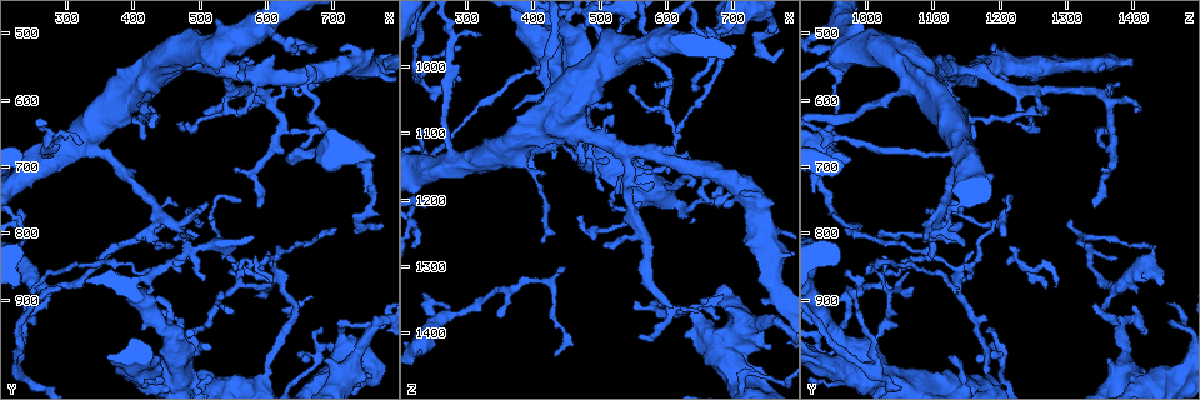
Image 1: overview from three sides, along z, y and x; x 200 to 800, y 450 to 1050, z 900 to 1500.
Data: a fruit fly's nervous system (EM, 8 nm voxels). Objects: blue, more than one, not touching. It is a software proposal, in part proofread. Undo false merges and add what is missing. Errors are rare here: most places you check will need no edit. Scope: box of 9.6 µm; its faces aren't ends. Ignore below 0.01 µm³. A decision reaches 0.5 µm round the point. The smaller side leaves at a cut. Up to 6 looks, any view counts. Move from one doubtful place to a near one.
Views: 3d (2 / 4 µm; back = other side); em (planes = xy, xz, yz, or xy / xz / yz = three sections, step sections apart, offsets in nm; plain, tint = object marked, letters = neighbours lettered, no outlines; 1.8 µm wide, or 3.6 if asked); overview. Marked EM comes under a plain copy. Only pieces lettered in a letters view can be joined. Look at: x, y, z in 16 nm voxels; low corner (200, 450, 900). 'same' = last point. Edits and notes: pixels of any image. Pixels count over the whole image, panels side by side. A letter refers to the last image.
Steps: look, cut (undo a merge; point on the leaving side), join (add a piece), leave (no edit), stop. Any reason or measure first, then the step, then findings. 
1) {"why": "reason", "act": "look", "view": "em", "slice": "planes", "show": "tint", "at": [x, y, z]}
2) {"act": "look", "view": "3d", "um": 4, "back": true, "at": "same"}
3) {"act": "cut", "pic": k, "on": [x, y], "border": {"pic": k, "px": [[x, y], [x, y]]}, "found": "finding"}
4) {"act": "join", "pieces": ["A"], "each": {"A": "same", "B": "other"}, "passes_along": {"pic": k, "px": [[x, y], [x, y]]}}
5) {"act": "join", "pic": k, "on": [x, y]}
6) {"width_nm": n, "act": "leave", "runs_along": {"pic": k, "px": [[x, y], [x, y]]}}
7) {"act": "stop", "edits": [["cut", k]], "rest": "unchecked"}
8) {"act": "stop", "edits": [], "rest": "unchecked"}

{"why": "free end", "act": "look", "view": "3d", "um": 4, "at": [635, 695, 980]}

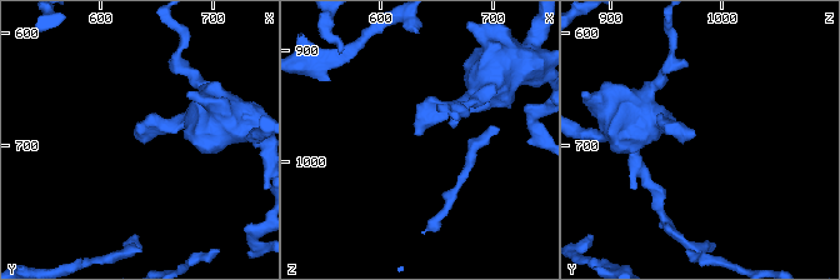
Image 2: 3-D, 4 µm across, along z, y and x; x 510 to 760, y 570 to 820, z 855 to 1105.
{"act": "look", "view": "em", "slice": "planes", "show": "letters", "at": [632, 690, 976]}

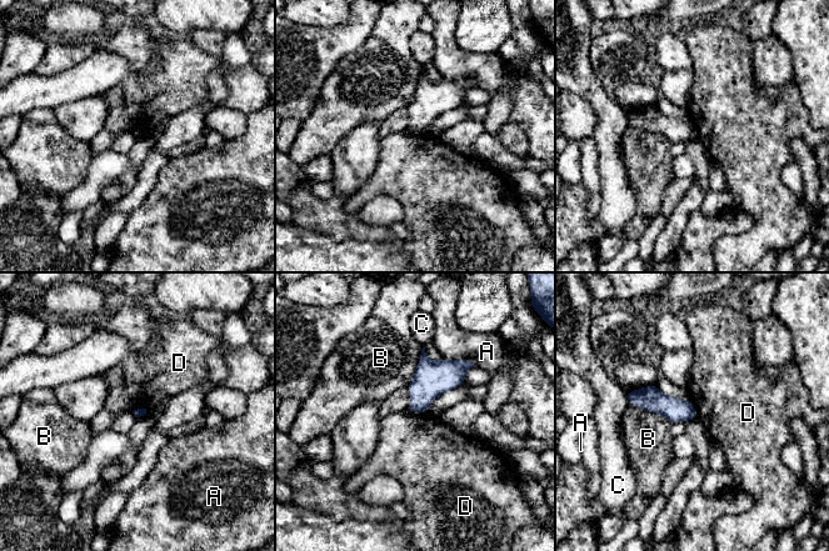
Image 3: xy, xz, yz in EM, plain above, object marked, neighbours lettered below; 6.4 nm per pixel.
{"act": "leave", "each": {"A": "other", "B": "other", "C": "other", "D": "other"}, "runs_along": {"pic": 3, "px": [[629, 395], [693, 414]]}, "found": "none of them fits"}

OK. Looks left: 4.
{"why": "sharp bend", "act": "look", "view": "3d", "um": 2, "at": [745, 790, 975]}

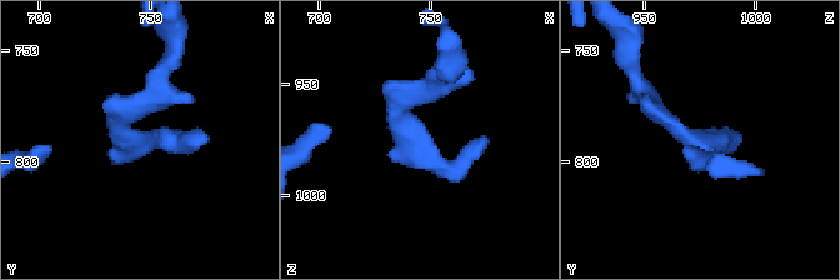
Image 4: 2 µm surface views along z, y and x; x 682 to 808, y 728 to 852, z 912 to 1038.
{"act": "look", "view": "em", "slice": "yz", "step": 16, "show": "tint", "at": [741, 790, 975]}

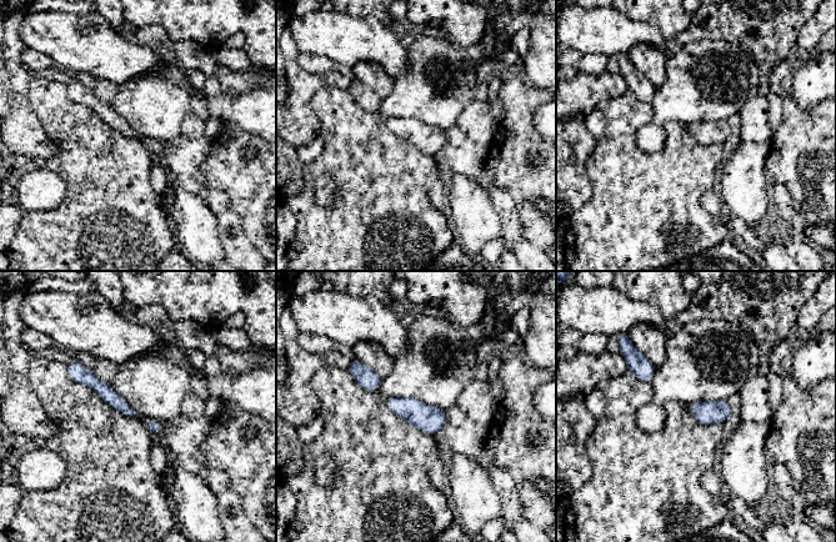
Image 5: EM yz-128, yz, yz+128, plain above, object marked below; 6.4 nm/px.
{"act": "look", "view": "em", "slice": "planes", "show": "letters", "at": "same"}

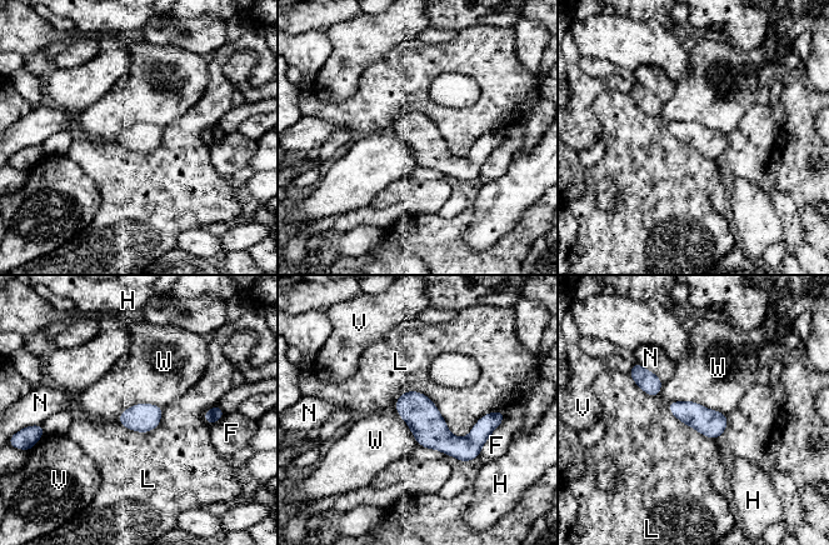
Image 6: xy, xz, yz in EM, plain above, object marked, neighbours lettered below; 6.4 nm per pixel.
{"act": "leave", "each": {"F": "other", "H": "other", "L": "other", "N": "other", "V": "other", "W": "other"}, "found": "continuous, no second neuron"}

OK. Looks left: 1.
{"why": "abrupt turn", "act": "look", "view": "em", "slice": "planes", "show": "letters", "at": [245, 925, 1355]}

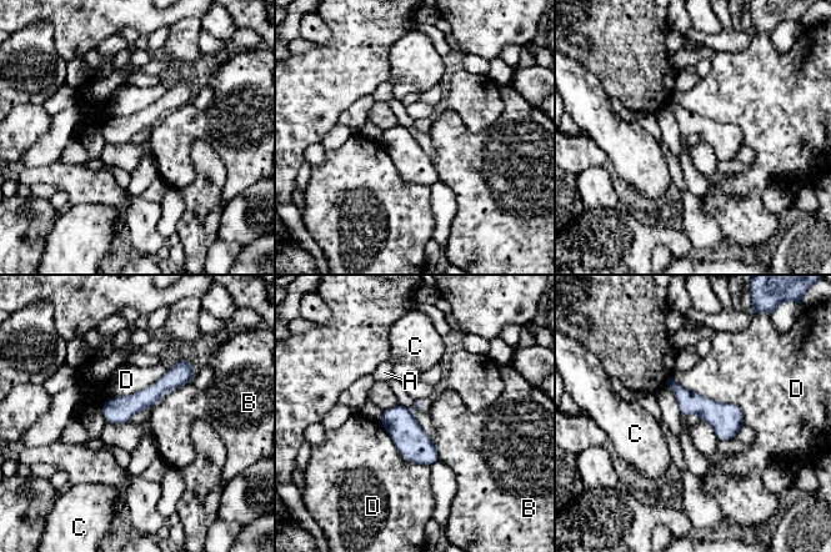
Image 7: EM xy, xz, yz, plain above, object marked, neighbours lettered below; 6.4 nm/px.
{"act": "leave", "each": {"A": "other", "B": "other", "C": "other", "D": "other"}, "border": {"pic": 7, "px": [[189, 382], [166, 392], [153, 407]]}, "found": "continuous, no second neuron"}

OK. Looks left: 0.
{"act": "stop", "edits": [], "rest": "unchecked"}

